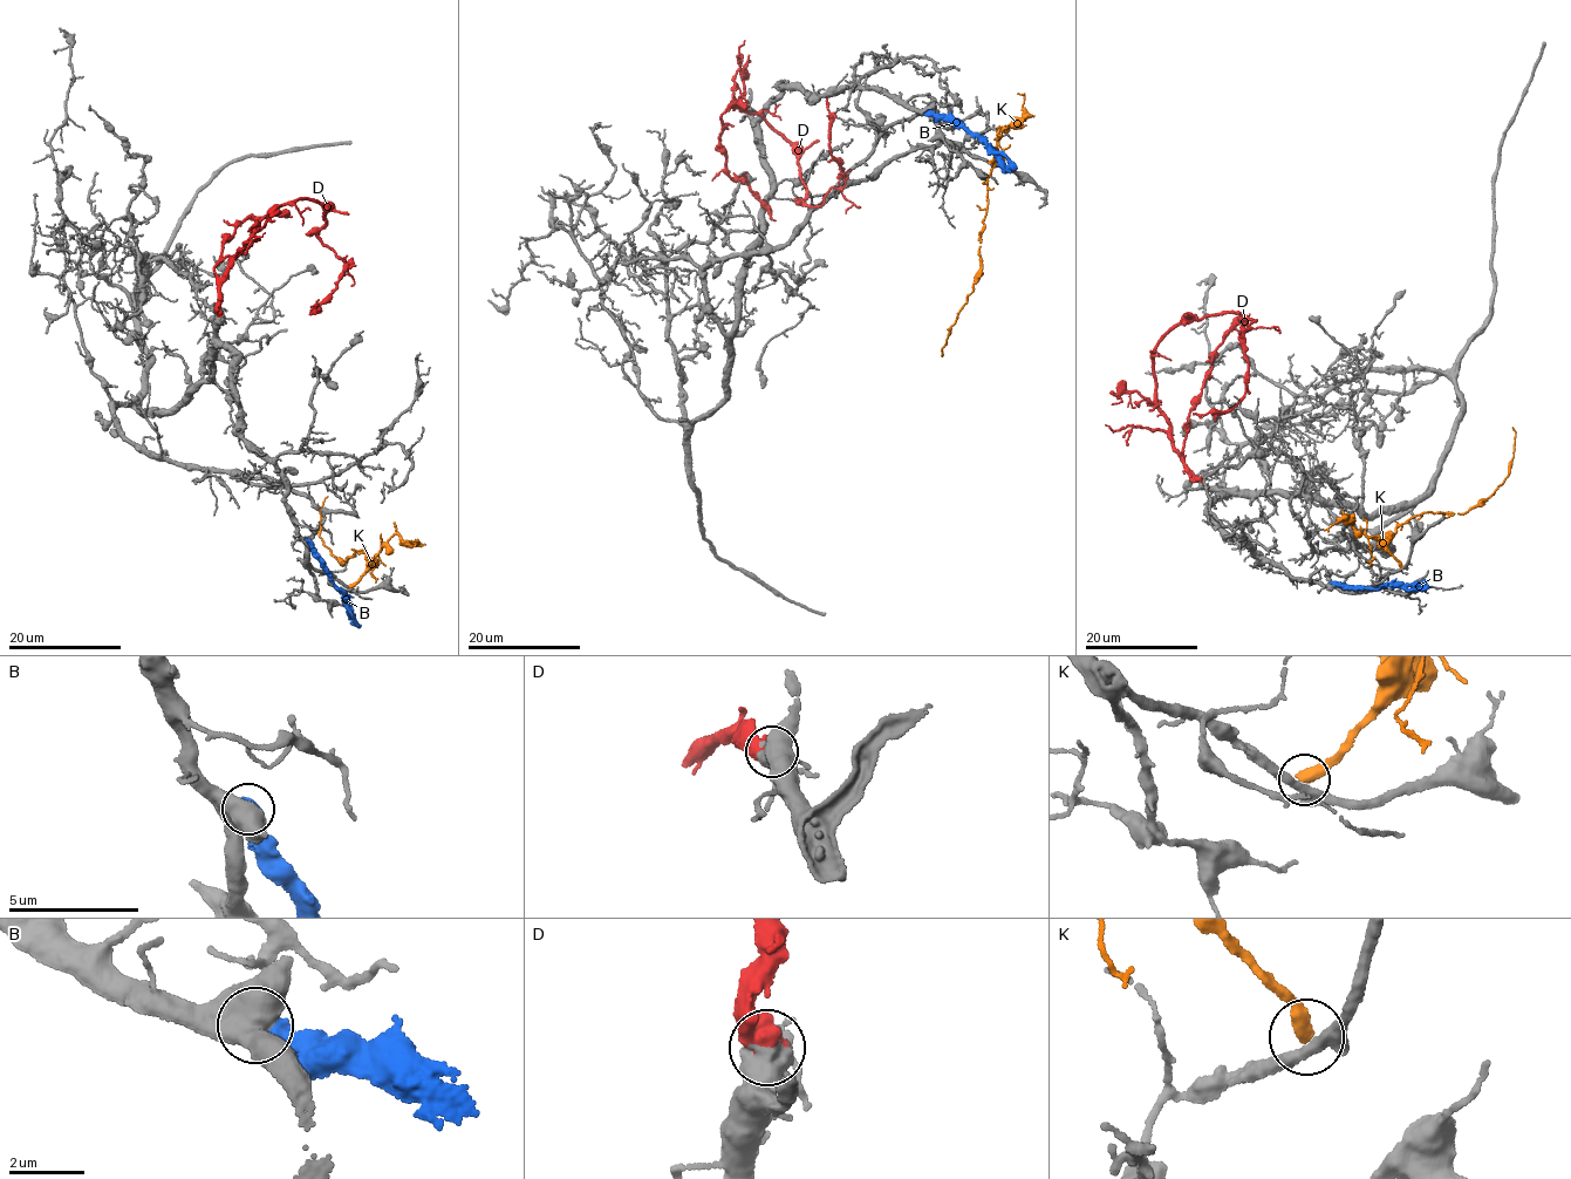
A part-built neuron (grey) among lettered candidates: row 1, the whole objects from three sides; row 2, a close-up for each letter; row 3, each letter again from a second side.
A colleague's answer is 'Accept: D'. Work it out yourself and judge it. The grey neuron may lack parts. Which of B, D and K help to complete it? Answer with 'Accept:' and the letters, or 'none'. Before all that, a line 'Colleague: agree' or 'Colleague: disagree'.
Colleague: agree
Accept: D

